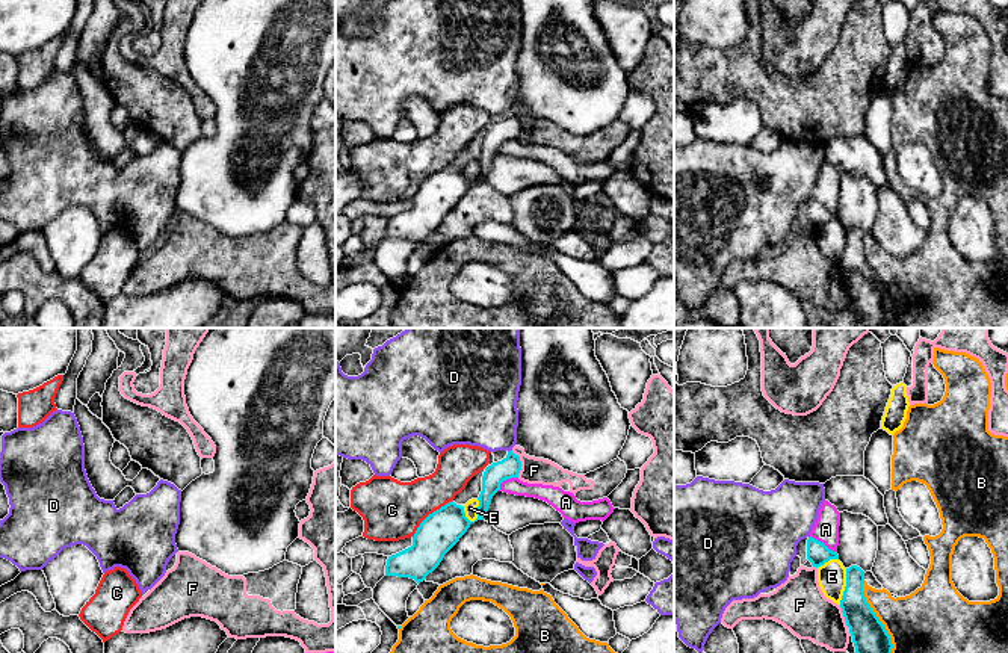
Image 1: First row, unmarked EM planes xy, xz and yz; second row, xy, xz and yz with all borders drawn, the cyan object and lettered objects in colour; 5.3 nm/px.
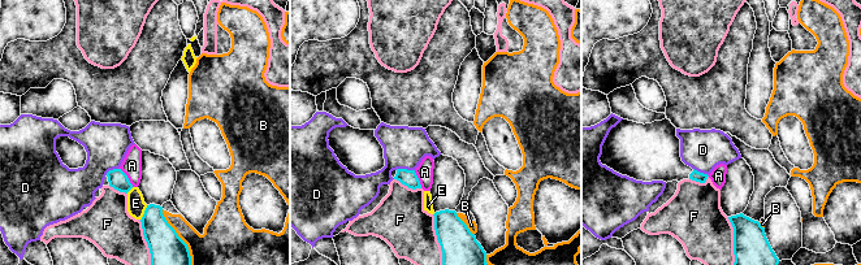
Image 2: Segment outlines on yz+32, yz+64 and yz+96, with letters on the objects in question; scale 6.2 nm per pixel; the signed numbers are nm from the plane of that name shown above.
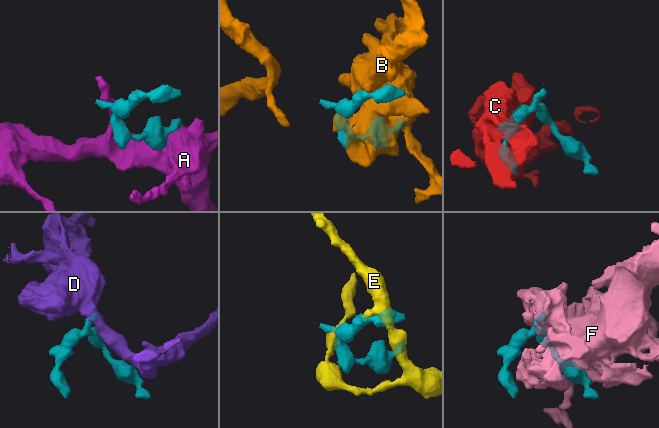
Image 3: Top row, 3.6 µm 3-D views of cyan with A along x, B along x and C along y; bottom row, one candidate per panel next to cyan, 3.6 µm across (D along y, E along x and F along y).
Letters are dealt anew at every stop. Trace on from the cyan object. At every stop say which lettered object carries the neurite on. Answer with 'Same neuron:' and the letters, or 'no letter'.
Same neuron: no letter

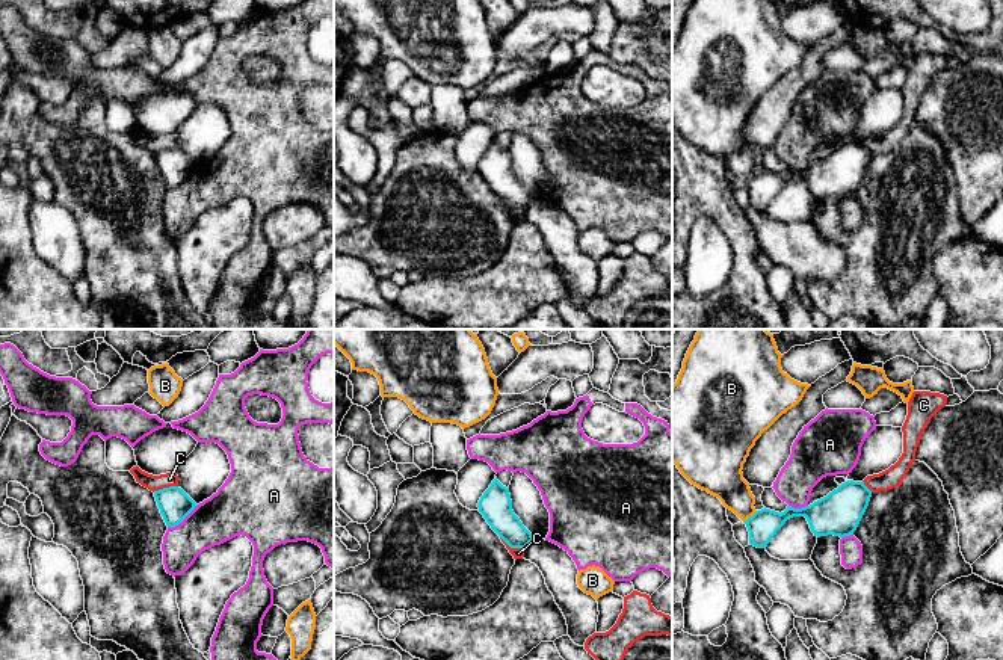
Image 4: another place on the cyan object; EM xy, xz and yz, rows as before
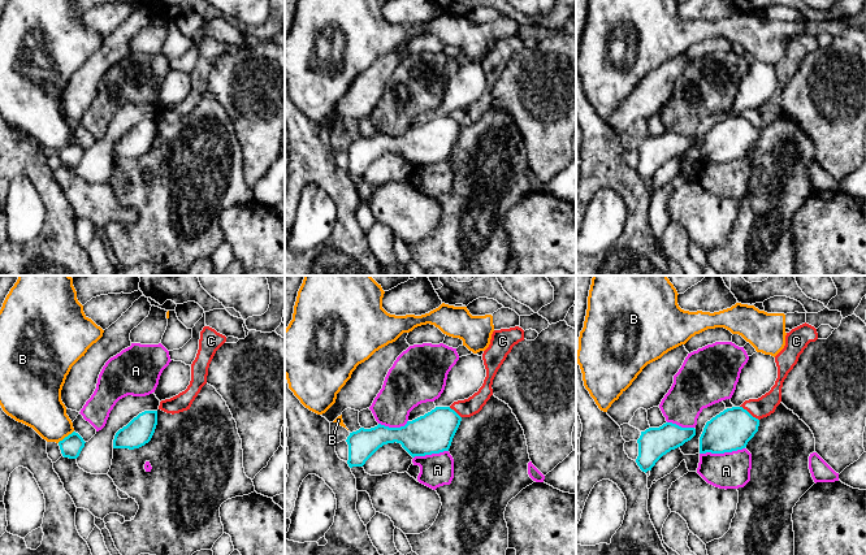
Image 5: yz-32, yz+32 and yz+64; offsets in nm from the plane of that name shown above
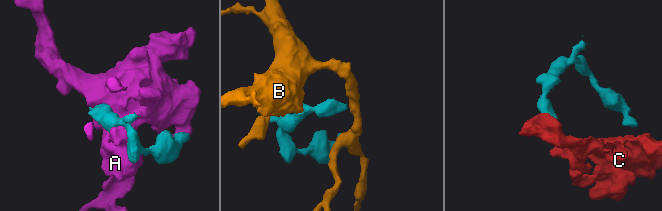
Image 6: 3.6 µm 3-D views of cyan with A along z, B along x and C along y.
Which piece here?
Same neuron: no letter

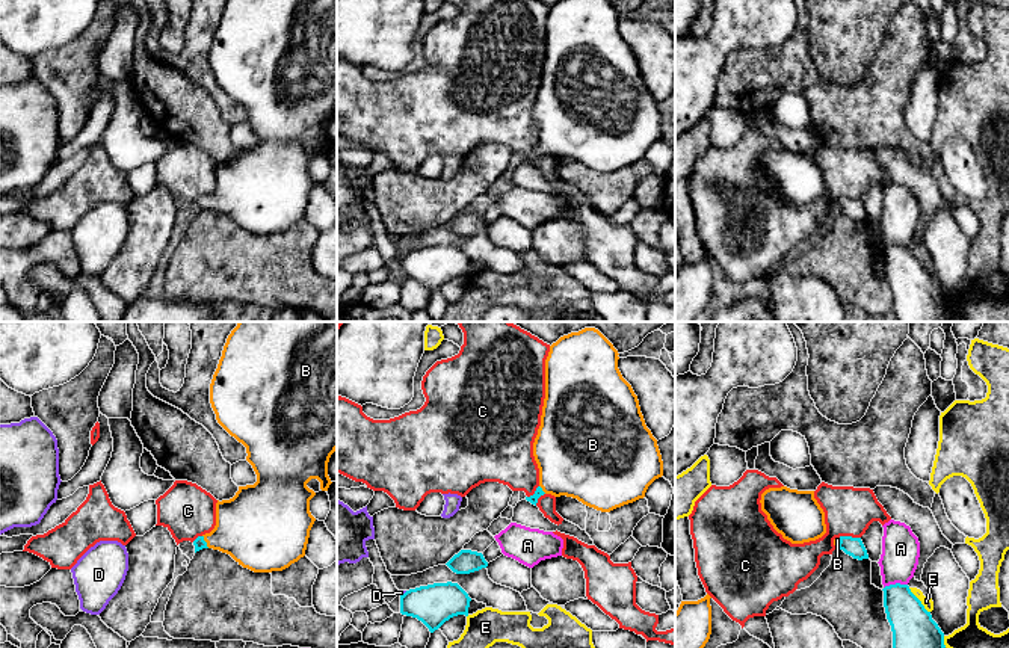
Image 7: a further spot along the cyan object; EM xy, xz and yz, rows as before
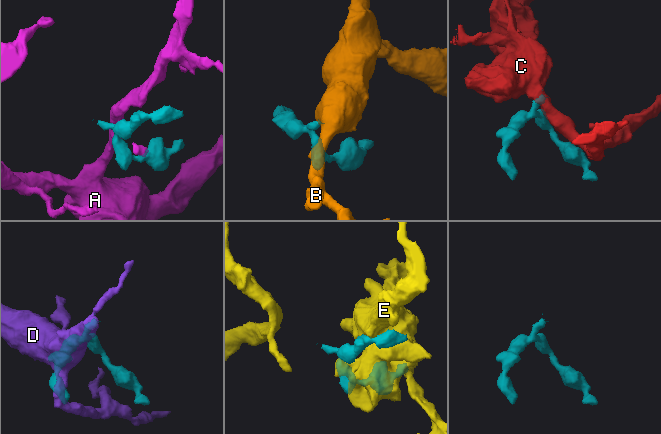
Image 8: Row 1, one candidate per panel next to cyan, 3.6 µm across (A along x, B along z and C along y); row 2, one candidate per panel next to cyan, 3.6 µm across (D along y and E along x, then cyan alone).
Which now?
Same neuron: B

